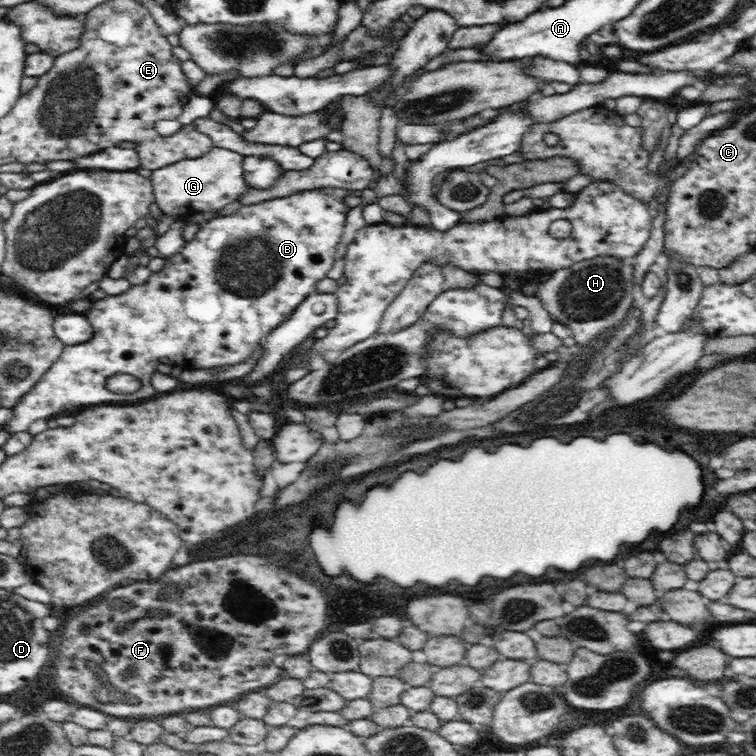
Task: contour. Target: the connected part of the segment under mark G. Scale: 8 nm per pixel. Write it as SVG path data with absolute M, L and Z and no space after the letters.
M214 147L200 158L189 158L153 170L151 176L159 208L166 214L180 214L186 219L192 212L218 210L246 192L243 156L223 147Z

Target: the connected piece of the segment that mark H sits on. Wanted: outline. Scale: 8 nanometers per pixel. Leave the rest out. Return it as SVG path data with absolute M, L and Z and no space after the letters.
M597 256L588 261L580 261L572 266L554 271L548 280L537 285L534 294L554 321L570 328L578 345L586 345L602 330L612 328L616 322L624 320L634 302L634 292L638 292L634 271L628 260Z

